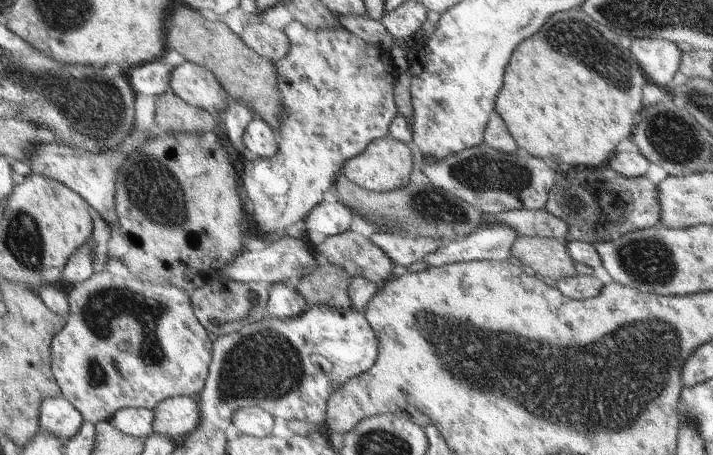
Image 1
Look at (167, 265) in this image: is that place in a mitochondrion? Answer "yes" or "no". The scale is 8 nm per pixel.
no

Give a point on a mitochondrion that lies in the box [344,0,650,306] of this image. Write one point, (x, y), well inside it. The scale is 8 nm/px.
(571, 38)

